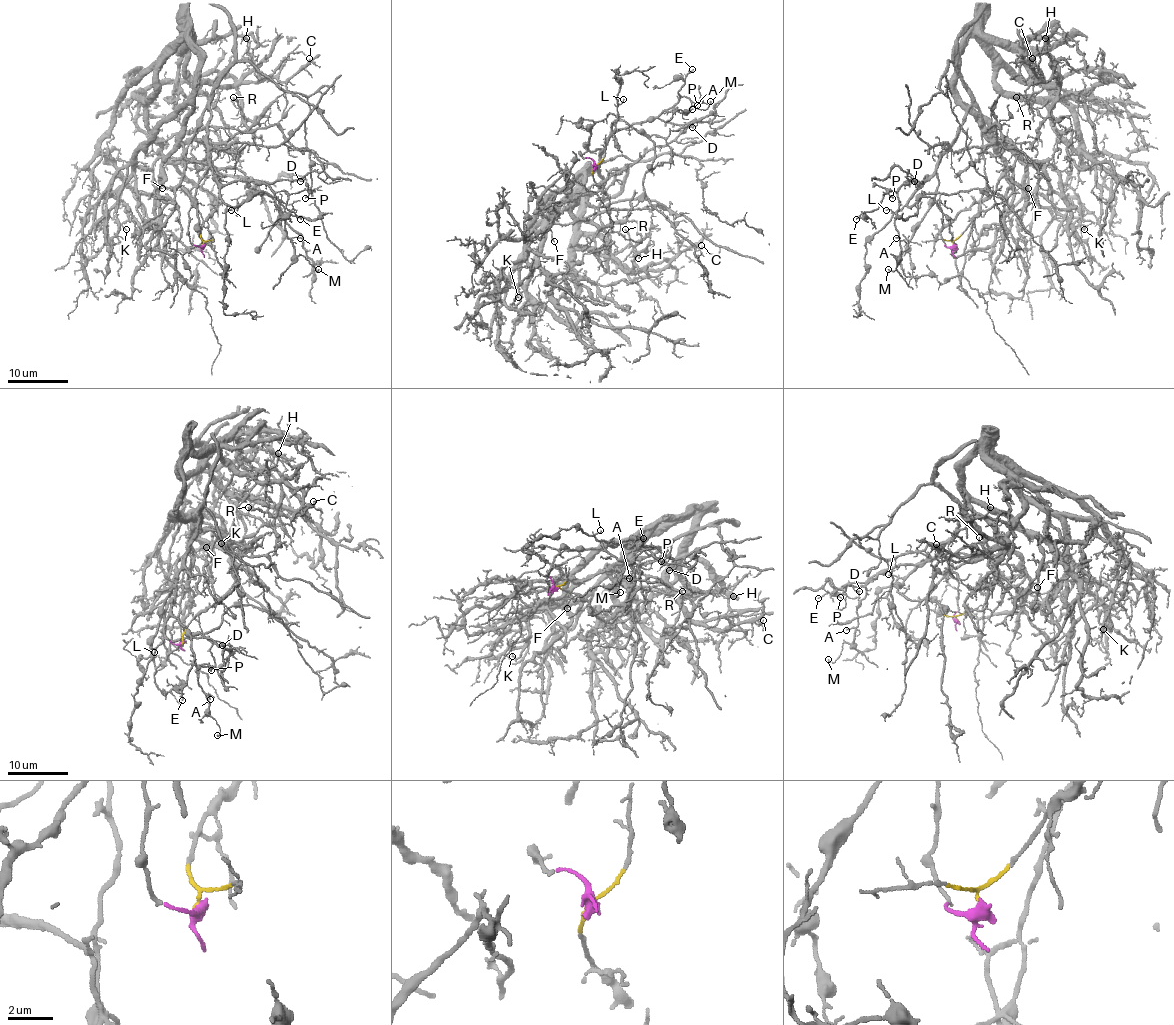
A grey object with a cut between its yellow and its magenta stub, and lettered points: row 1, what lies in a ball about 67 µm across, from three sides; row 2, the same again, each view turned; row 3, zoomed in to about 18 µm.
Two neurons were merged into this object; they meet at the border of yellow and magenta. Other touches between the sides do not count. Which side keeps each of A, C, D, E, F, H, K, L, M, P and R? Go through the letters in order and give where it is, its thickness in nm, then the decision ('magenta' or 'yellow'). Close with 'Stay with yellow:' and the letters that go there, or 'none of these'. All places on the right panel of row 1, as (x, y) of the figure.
A: (896, 238) | 130 nm | magenta
C: (1032, 58) | 120 nm | yellow
D: (914, 181) | 110 nm | magenta
E: (856, 219) | 130 nm | magenta
F: (1028, 188) | 120 nm | yellow
H: (1045, 38) | 100 nm | yellow
K: (1084, 229) | 130 nm | yellow
L: (886, 210) | 100 nm | magenta
M: (888, 269) | 110 nm | magenta
P: (892, 198) | 110 nm | magenta
R: (1016, 97) | 180 nm | yellow
Stay with yellow: C, F, H, K, R

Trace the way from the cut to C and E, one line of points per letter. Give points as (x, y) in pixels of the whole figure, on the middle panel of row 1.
C: (593, 166), (610, 225), (571, 214), (586, 169), (577, 243), (634, 271), (666, 268), (702, 246)
E: (593, 166), (580, 155), (586, 148), (601, 148), (615, 133), (654, 121), (676, 103), (693, 70)

